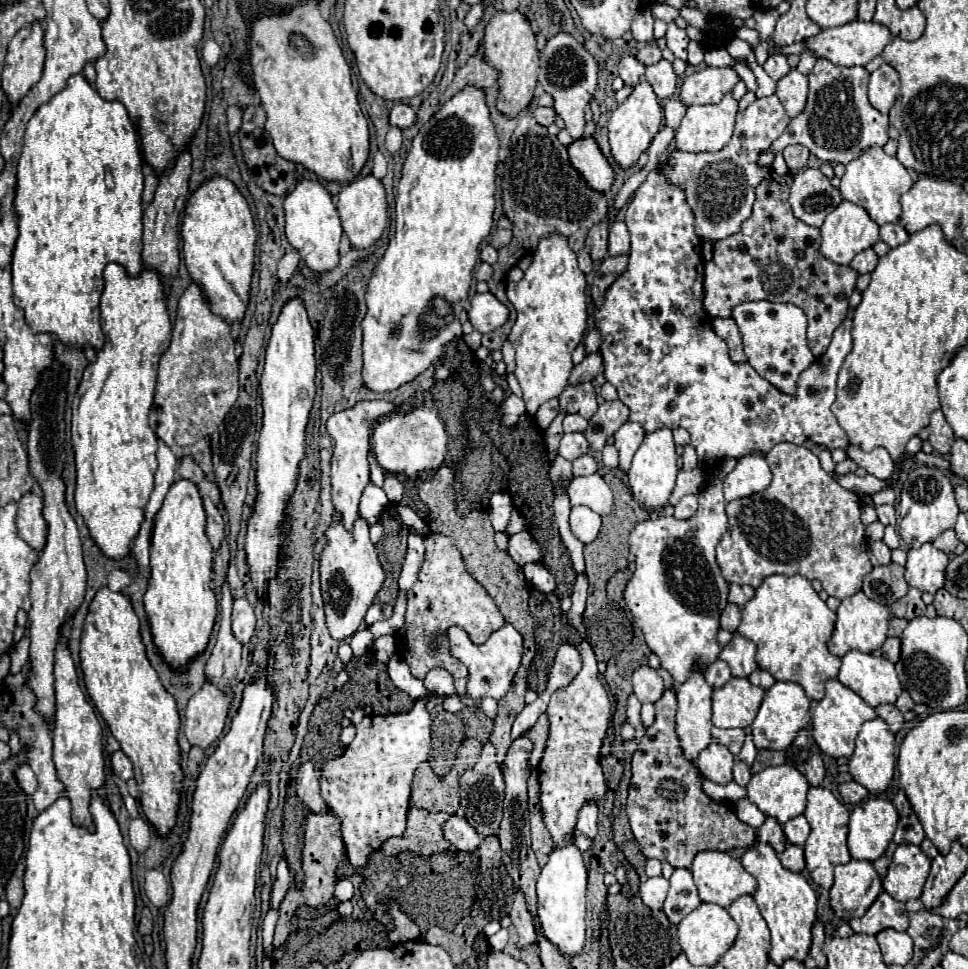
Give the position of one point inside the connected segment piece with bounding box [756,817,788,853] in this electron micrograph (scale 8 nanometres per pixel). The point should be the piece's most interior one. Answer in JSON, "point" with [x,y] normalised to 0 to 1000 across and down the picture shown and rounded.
{"point":[796,859]}

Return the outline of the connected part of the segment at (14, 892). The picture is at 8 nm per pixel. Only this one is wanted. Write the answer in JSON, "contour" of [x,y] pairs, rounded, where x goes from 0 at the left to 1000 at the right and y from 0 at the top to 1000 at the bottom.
{"contour":[[[21,886],[21,893],[17,893],[17,901],[12,901],[6,913],[6,928],[12,940],[17,940],[25,928],[25,899],[27,899],[27,889]]]}

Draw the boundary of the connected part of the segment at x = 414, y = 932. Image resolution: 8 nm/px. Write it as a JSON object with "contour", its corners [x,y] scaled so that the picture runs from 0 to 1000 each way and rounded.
{"contour":[[[401,930],[399,934],[401,934],[401,942],[405,946],[405,953],[407,953],[407,959],[401,963],[401,973],[409,975],[409,973],[432,969],[434,967],[432,955],[413,940],[411,932],[409,930]]]}

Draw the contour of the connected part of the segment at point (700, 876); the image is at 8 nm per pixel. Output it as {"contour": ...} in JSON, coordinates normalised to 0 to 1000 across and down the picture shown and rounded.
{"contour":[[[723,878],[713,899],[727,932],[740,932],[752,938],[760,926],[781,920],[781,907],[762,886],[756,886],[748,878]]]}

